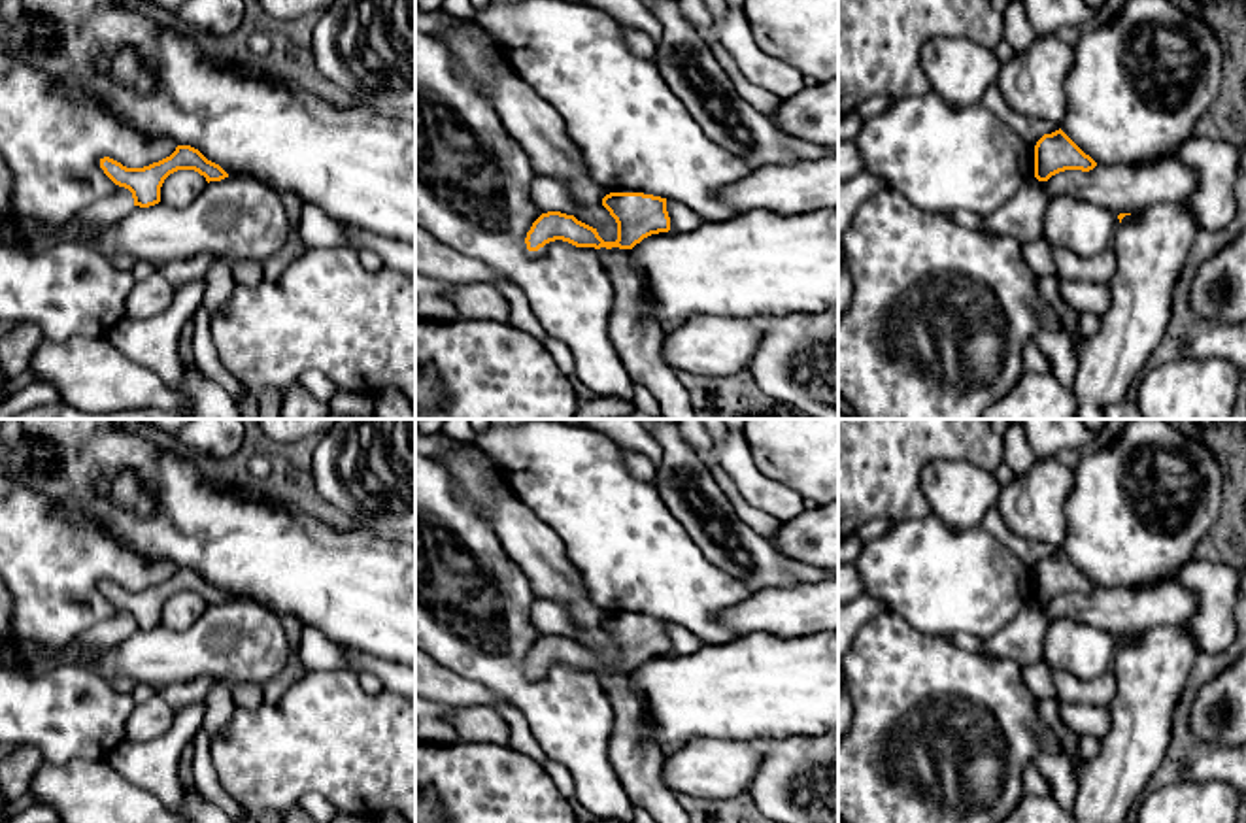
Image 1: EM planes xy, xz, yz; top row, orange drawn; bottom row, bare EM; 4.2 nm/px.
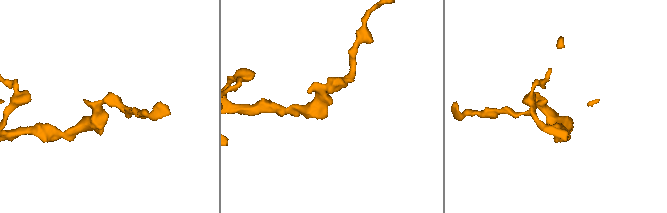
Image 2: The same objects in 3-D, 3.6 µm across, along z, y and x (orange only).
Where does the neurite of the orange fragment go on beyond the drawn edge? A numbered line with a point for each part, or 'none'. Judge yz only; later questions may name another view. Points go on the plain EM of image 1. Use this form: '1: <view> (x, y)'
none

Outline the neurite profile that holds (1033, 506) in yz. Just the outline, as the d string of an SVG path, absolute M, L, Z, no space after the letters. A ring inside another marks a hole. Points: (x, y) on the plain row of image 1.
M1038 459L999 489L997 510L1016 536L1061 551L1067 534L1065 504L1072 483L1072 468L1065 461Z

